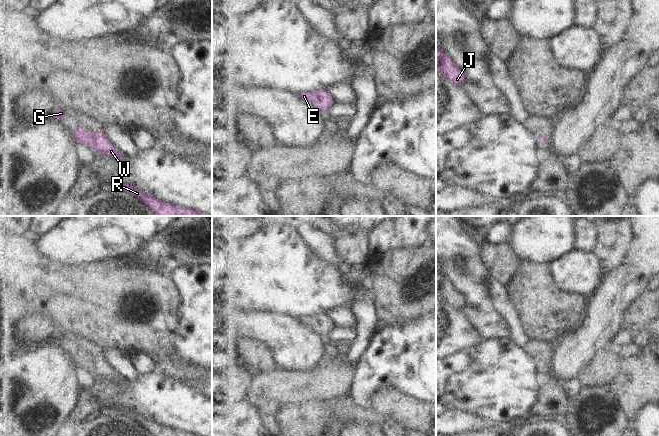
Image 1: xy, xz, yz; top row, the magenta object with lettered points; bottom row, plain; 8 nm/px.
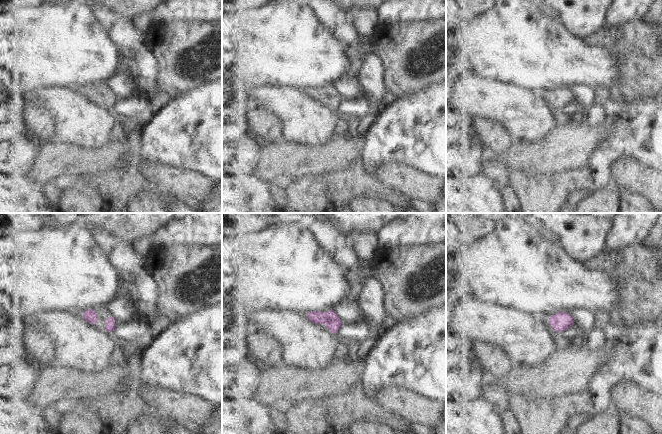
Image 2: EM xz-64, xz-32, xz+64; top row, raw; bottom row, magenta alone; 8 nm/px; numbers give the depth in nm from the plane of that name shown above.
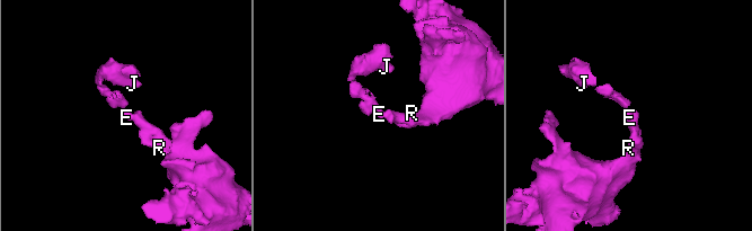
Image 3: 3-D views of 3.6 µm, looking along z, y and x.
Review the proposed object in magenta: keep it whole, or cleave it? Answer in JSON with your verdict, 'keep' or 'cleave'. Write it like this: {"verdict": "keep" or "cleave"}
{"verdict": "keep"}

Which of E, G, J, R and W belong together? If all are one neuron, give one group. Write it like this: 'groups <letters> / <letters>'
groups E G J R W

